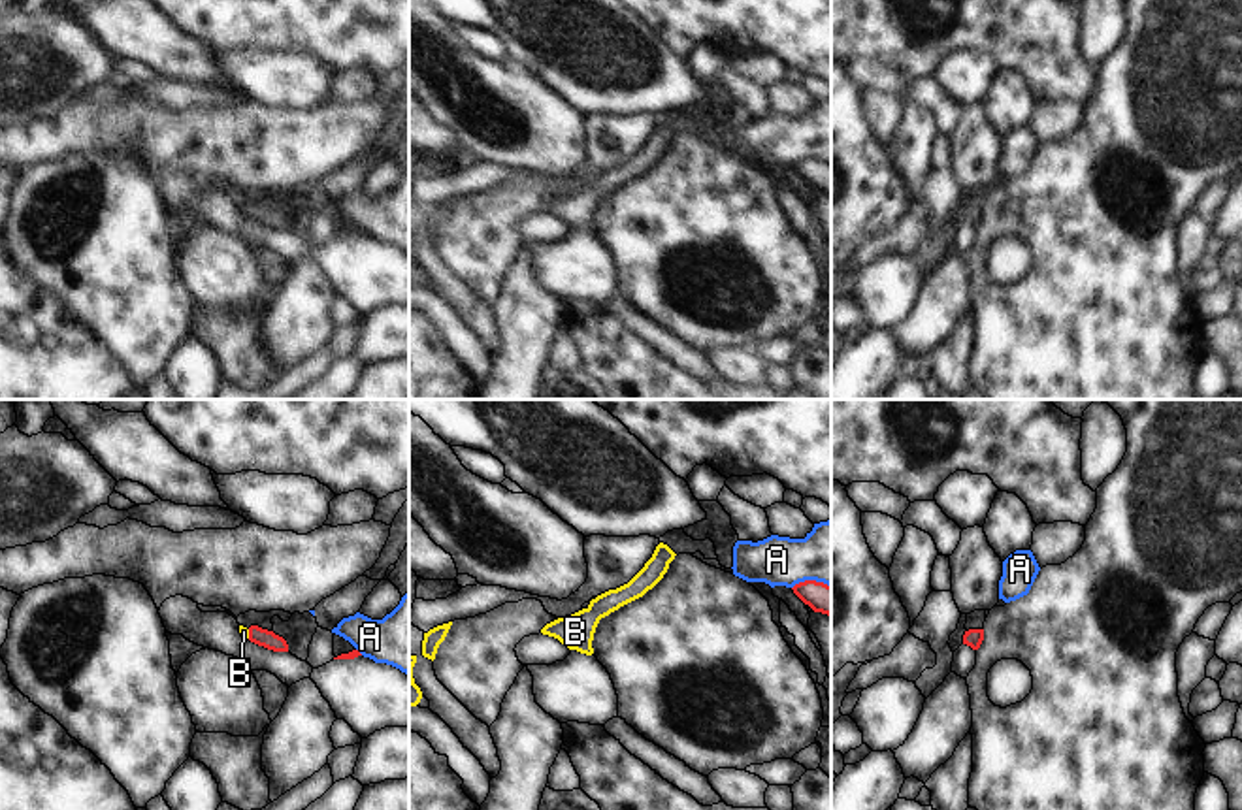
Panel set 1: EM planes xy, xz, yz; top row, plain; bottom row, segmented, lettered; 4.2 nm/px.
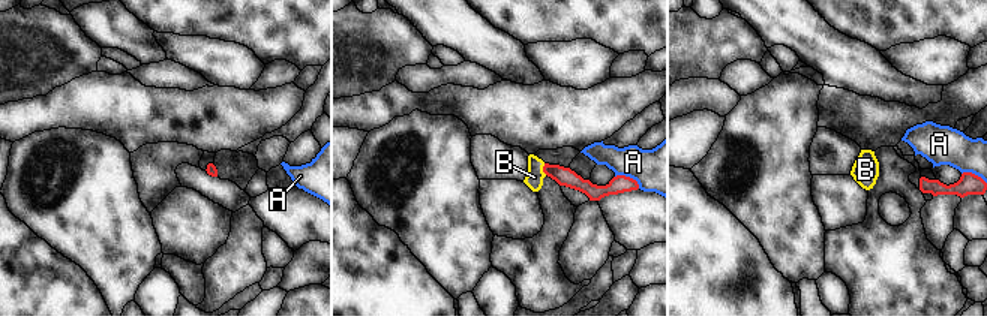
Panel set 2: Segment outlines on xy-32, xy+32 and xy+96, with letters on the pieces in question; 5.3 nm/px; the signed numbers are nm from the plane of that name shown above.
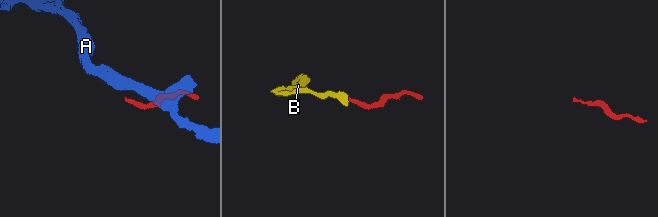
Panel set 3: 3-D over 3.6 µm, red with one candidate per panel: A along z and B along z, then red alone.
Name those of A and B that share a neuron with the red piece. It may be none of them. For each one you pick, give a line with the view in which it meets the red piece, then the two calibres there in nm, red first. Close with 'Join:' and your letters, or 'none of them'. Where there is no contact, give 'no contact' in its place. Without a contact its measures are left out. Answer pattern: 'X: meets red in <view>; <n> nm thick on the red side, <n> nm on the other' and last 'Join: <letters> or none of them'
B: meets red in xy; 80 nm thick on the red side, 40 nm on the other
Join: B

